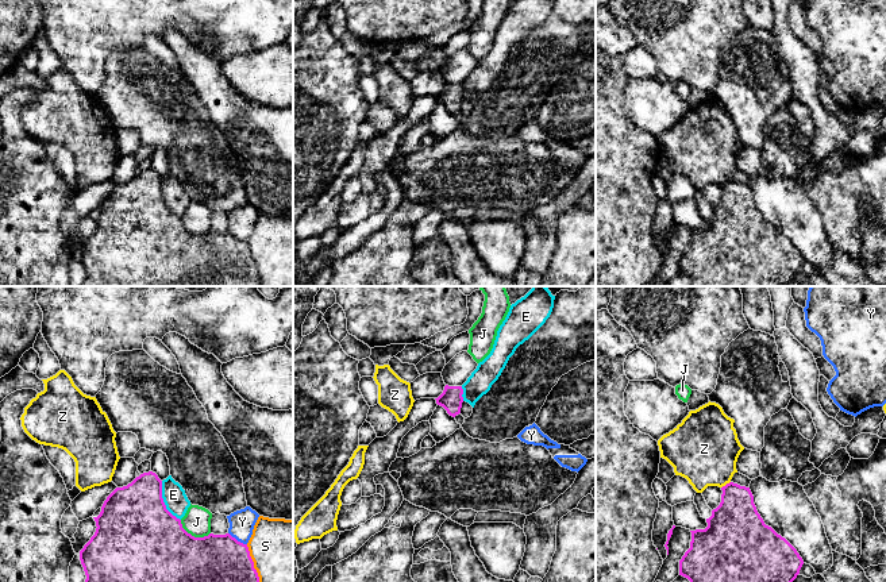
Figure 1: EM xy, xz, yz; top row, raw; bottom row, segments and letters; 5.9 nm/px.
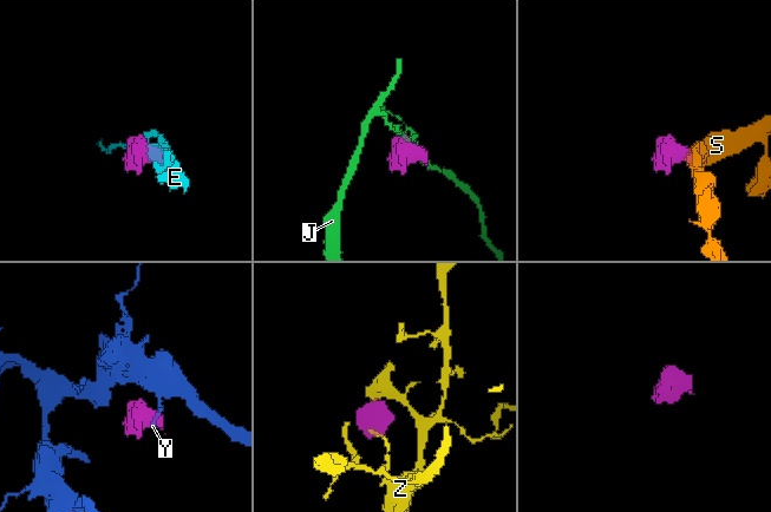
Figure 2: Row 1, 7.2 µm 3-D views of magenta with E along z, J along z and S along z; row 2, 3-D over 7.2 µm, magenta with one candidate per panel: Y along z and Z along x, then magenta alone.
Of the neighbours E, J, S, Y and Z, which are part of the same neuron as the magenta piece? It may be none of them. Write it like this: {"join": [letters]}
{"join": []}

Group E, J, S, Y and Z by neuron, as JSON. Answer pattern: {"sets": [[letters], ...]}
{"sets": [["E"], ["J"], ["S"], ["Y"], ["Z"]]}

